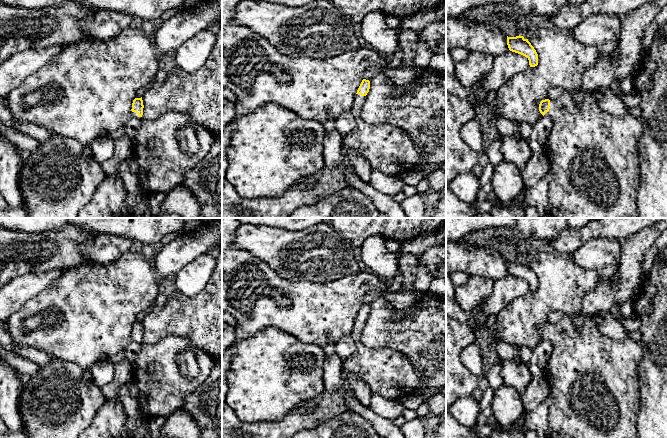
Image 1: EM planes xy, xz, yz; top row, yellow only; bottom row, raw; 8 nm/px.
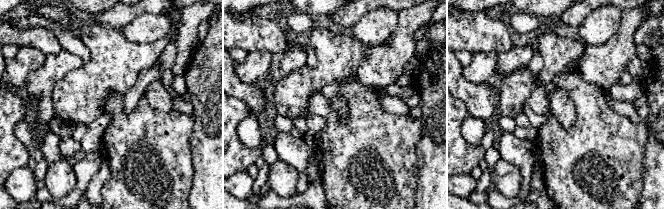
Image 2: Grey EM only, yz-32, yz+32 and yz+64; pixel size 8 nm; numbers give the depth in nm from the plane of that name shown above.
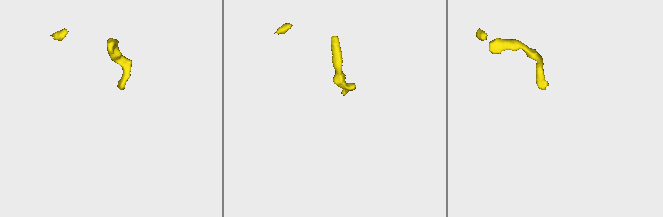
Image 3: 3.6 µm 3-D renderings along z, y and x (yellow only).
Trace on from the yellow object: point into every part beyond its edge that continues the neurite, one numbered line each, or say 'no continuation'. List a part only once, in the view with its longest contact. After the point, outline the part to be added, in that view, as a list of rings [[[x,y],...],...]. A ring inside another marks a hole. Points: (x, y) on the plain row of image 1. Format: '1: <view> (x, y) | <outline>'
1: yz (593, 380) | [[[581,311],[573,316],[564,314],[561,321],[556,324],[550,324],[550,333],[544,339],[544,341],[550,342],[553,345],[553,350],[547,361],[545,370],[545,379],[549,386],[549,395],[553,399],[553,403],[549,409],[550,438],[638,438],[637,417],[641,403],[638,370],[643,356],[642,343],[635,342],[629,337],[623,340],[614,340],[605,336],[599,331],[594,315],[586,317],[582,327],[577,328],[575,326],[575,319],[580,314]]]

